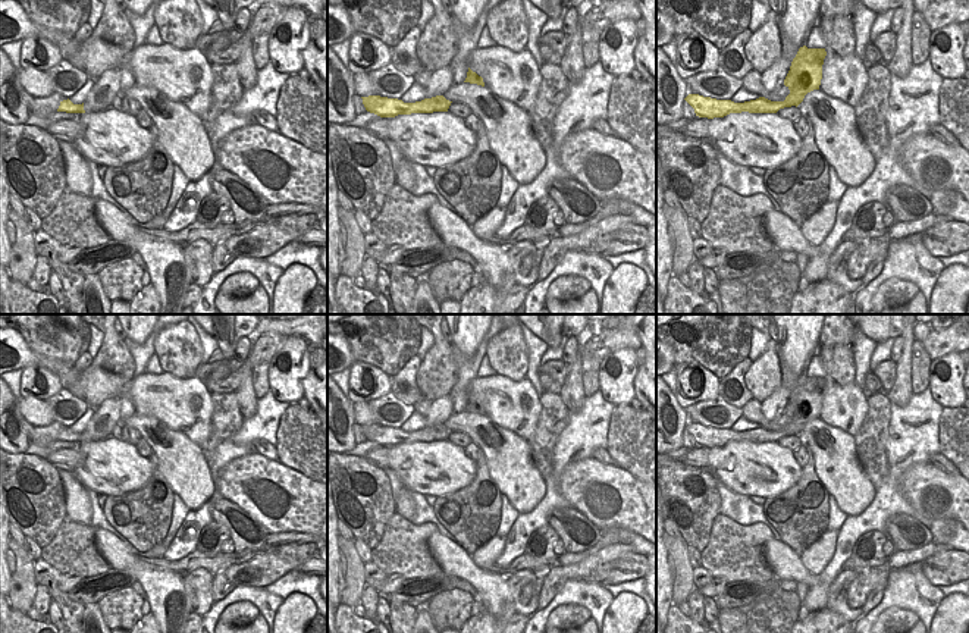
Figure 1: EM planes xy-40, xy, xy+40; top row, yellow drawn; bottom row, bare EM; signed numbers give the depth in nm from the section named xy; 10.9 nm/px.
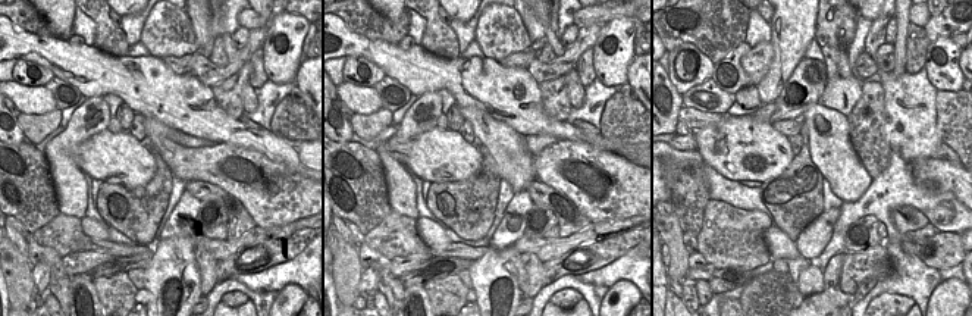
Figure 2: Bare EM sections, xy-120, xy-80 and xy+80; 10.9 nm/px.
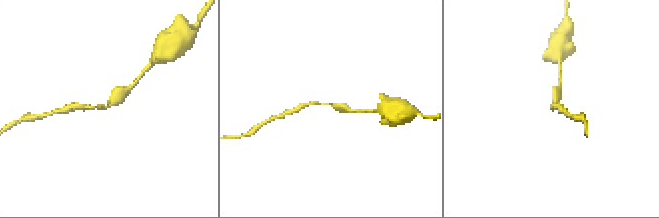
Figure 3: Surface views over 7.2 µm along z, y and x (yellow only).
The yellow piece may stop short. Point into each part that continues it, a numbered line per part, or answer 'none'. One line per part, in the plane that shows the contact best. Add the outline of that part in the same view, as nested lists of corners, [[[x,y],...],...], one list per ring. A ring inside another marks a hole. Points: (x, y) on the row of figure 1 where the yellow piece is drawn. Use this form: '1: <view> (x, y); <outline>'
none

